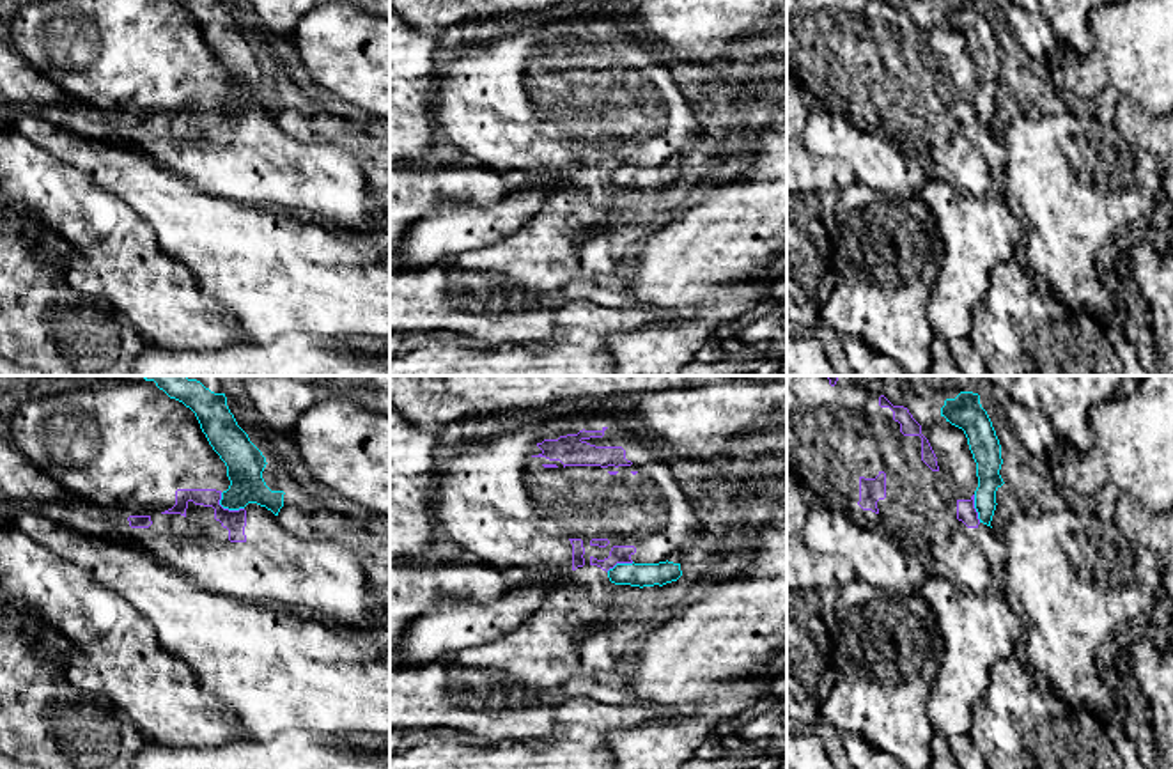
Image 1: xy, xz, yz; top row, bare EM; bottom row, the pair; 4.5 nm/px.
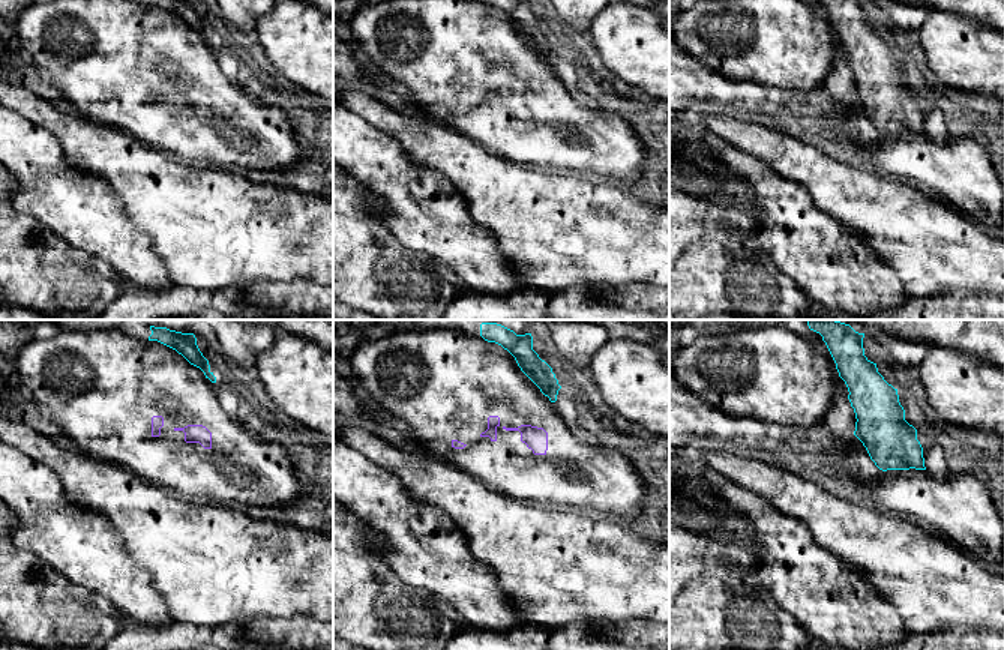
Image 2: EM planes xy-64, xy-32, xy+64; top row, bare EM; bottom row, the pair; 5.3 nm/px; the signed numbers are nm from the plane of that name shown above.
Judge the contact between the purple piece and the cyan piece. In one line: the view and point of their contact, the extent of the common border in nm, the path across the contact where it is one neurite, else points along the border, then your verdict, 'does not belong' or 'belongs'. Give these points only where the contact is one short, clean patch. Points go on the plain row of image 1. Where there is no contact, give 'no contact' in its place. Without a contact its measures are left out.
contact xy (227, 112); length 130 nm; border xy (220, 96), (224, 110), (243, 112); does not belong

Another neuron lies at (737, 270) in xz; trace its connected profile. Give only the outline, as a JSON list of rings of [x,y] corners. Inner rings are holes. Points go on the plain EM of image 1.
[[[787,245],[778,246],[762,260],[726,260],[725,273],[732,278],[732,282],[767,282],[767,271],[776,259],[783,259],[787,262]]]

